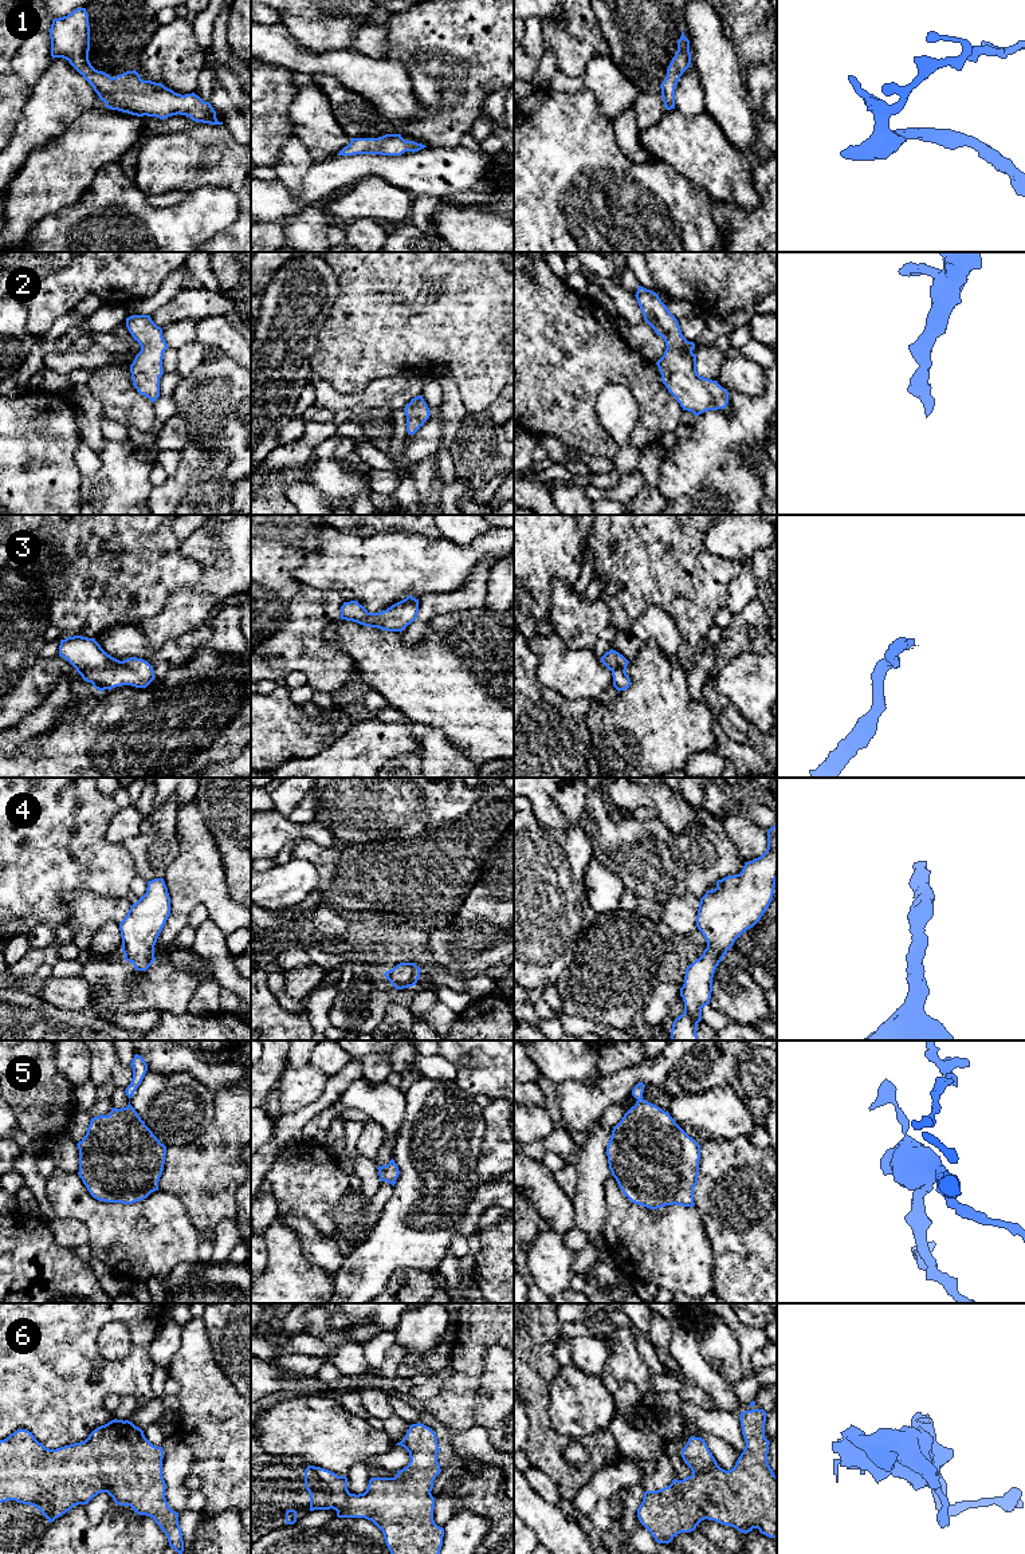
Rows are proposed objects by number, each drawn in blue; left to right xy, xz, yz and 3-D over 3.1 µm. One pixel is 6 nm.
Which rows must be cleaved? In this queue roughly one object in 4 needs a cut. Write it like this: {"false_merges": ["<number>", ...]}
{"false_merges": []}

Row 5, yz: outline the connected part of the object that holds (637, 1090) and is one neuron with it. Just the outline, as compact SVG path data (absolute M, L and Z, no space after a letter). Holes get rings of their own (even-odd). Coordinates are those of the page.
M643 1082L633 1087L636 1105L612 1130L606 1146L612 1176L635 1204L694 1207L700 1145L668 1112L643 1098L644 1087Z

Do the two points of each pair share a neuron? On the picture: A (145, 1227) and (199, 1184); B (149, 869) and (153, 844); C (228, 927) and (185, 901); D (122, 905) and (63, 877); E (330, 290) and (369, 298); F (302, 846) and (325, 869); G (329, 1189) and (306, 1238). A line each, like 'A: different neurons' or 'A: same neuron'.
A: different neurons
B: same neuron
C: same neuron
D: different neurons
E: different neurons
F: same neuron
G: different neurons

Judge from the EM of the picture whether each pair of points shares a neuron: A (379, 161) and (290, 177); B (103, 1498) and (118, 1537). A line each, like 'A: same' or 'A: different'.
A: different
B: different

